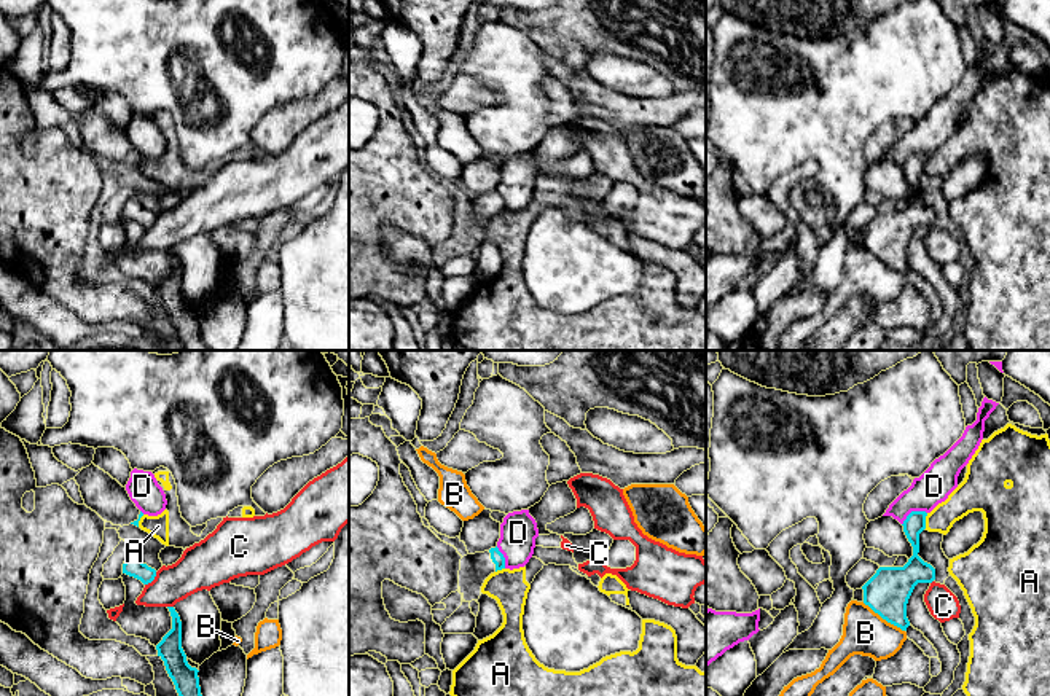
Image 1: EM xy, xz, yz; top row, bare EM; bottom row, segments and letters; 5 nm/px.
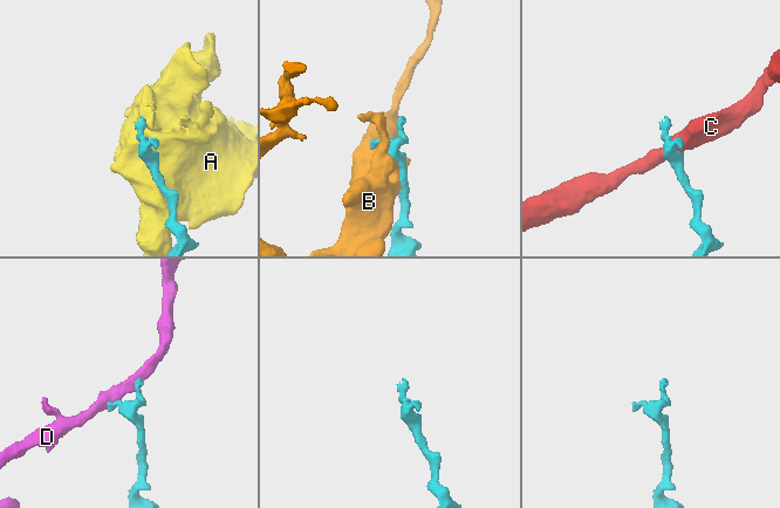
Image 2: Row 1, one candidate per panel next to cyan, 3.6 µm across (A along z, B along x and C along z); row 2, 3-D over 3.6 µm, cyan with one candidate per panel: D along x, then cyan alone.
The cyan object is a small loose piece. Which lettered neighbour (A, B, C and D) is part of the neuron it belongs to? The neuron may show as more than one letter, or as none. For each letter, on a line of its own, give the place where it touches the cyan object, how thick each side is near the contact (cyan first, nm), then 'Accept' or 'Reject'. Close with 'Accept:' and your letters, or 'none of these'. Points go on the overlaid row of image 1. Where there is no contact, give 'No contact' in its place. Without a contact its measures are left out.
A: Touches cyan at yz (924, 521). Thickness 110 nm (cyan) against 160 nm. Reject
B: Touches cyan at yz (883, 618). Thickness 220 nm (cyan) against 220 nm. Reject
C: Touches cyan at xy (152, 580). Thickness 90 nm (cyan) against 220 nm. Reject
D: Touches cyan at yz (912, 512). Thickness 110 nm (cyan) against 170 nm. Reject
Accept: none of these

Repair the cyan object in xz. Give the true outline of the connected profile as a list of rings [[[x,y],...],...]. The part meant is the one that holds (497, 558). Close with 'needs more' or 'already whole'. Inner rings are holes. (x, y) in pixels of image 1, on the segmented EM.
[[[497,546],[484,553],[464,556],[459,570],[459,592],[464,596],[464,600],[478,602],[484,580],[502,569],[505,569],[505,557]]] | needs more

